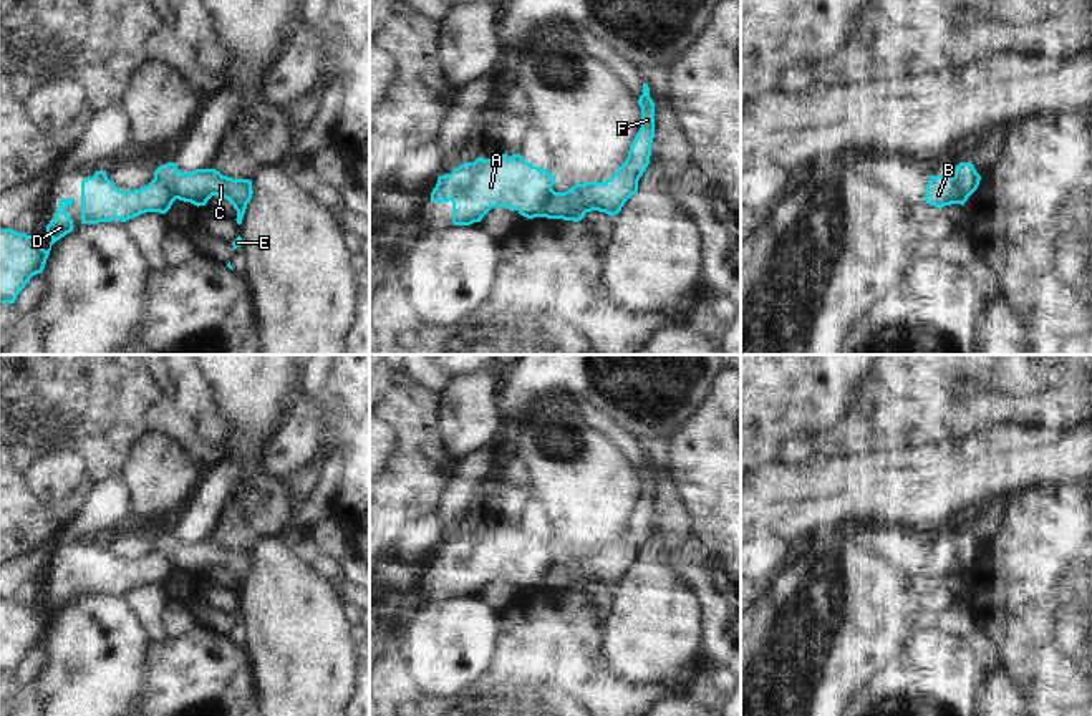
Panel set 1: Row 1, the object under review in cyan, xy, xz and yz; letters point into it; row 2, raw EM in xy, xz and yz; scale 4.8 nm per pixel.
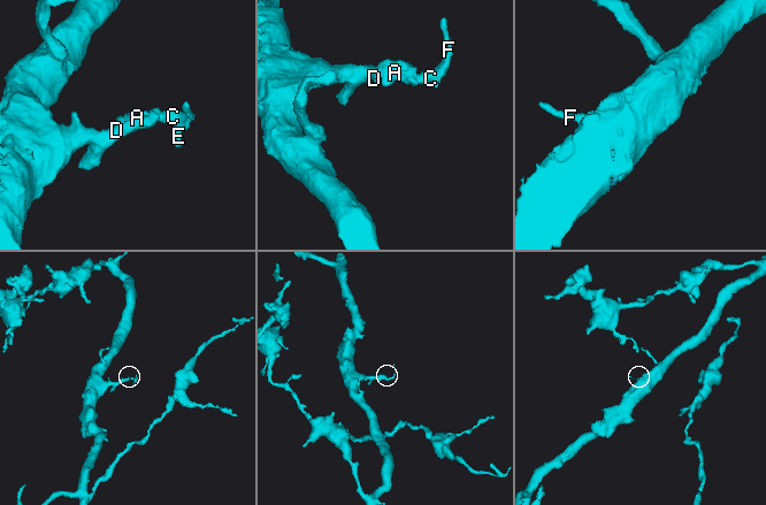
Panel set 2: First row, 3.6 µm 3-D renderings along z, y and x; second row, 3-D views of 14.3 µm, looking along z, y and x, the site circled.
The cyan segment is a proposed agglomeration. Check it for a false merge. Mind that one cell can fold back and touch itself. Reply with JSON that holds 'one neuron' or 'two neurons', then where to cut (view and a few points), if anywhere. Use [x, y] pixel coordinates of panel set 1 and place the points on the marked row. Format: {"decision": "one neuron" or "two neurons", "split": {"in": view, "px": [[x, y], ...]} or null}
{"decision": "two neurons", "split": {"in": "xy", "px": [[154, 178], [163, 181], [176, 198]]}}

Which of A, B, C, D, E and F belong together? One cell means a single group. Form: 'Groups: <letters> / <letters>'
Groups: A B D / C E F.

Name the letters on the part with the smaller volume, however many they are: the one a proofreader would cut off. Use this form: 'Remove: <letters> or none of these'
Remove: C, E, F

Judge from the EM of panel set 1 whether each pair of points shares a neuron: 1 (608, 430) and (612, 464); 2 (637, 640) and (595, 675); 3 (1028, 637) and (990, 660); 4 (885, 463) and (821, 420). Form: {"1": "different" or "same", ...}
{"1": "different", "2": "different", "3": "different", "4": "different"}

